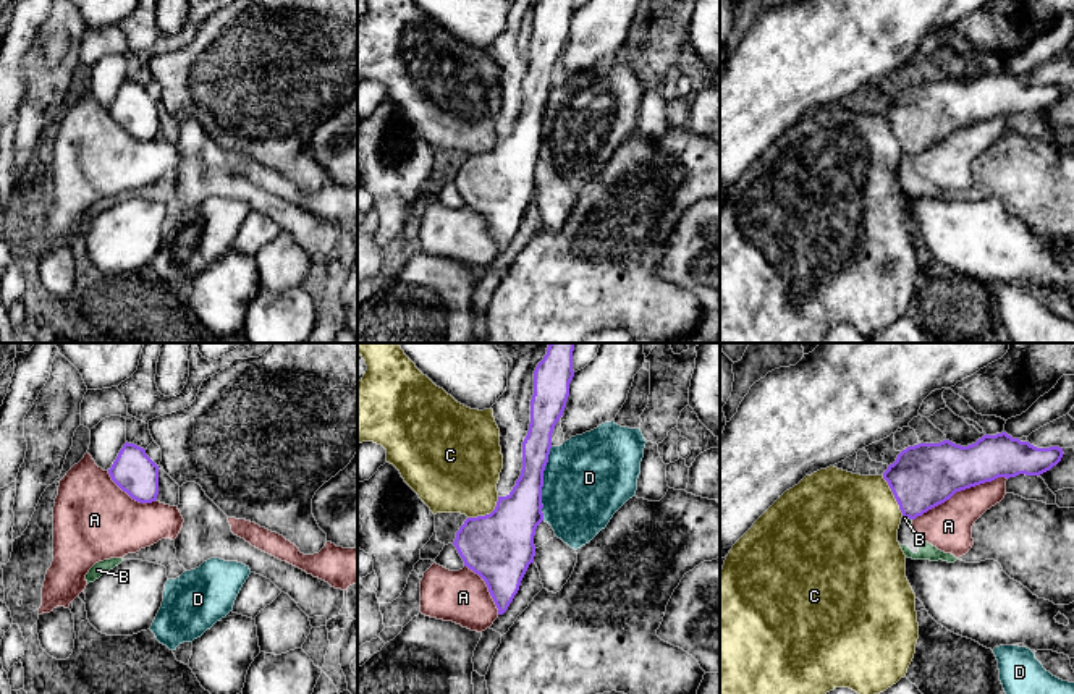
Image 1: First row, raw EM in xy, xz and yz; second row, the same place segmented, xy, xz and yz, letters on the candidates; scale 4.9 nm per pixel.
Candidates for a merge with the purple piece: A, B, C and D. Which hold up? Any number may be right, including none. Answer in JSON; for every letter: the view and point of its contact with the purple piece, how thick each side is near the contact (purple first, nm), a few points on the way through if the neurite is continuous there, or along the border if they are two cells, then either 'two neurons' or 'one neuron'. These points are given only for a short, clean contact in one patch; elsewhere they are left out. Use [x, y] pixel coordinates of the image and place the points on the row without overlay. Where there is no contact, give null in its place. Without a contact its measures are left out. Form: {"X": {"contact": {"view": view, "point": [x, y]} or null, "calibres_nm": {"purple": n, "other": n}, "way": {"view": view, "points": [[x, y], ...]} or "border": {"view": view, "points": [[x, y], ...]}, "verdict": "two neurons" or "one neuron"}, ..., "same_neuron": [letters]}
{"A": {"contact": {"view": "yz", "point": [959, 128]}, "calibres_nm": {"purple": 320, "other": 240}, "verdict": "two neurons"}, "B": {"contact": {"view": "yz", "point": [908, 154]}, "calibres_nm": {"purple": 320, "other": 20}, "border": {"view": "yz", "points": [[904, 154], [911, 157]]}, "verdict": "two neurons"}, "C": {"contact": {"view": "yz", "point": [893, 131]}, "calibres_nm": {"purple": 320, "other": 480}, "verdict": "two neurons"}, "D": {"contact": {"view": "xz", "point": [542, 122]}, "calibres_nm": {"purple": 240, "other": 420}, "verdict": "two neurons"}, "same_neuron": []}

